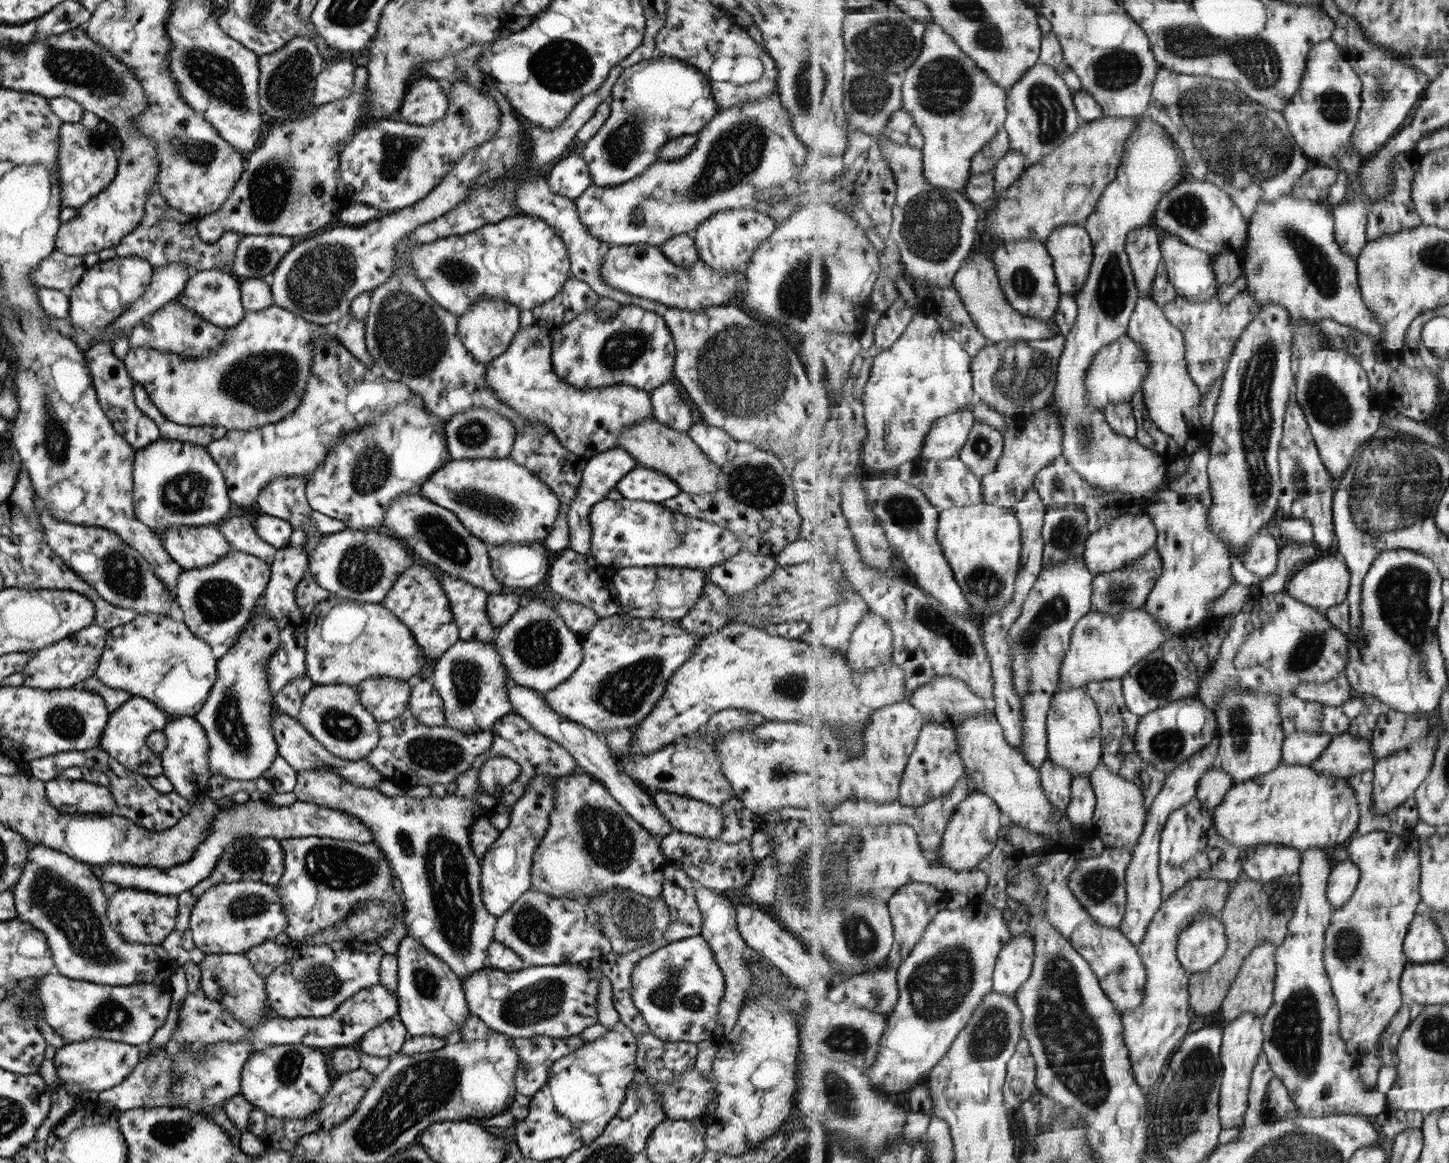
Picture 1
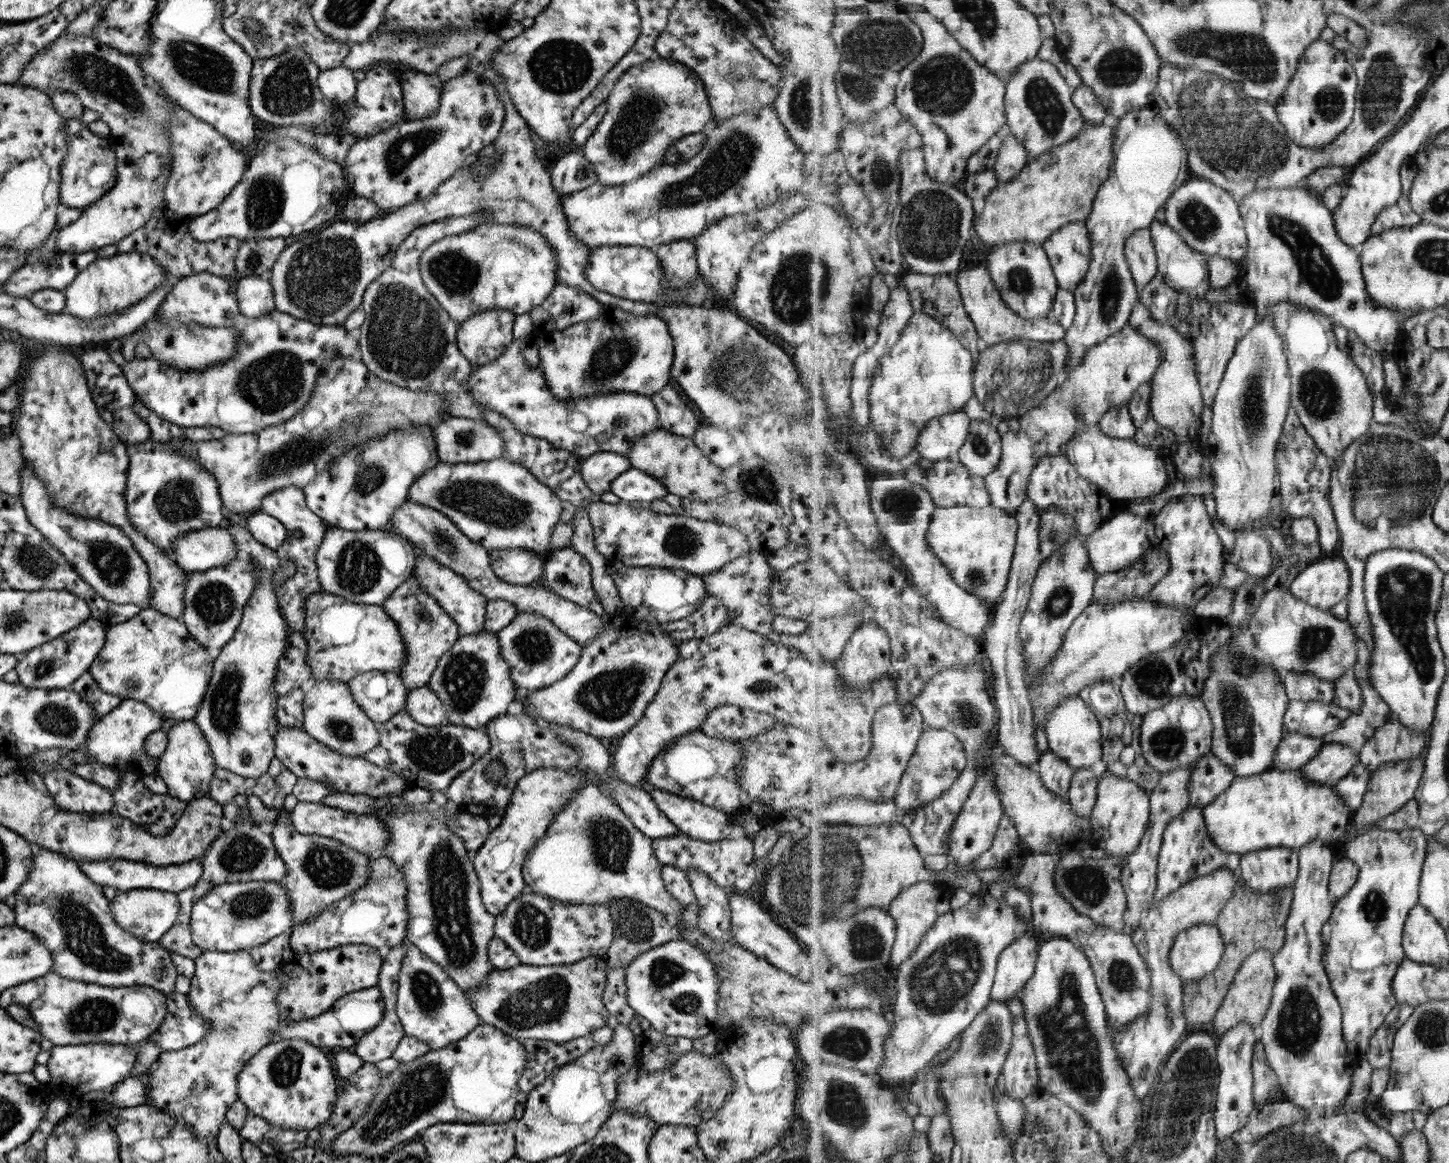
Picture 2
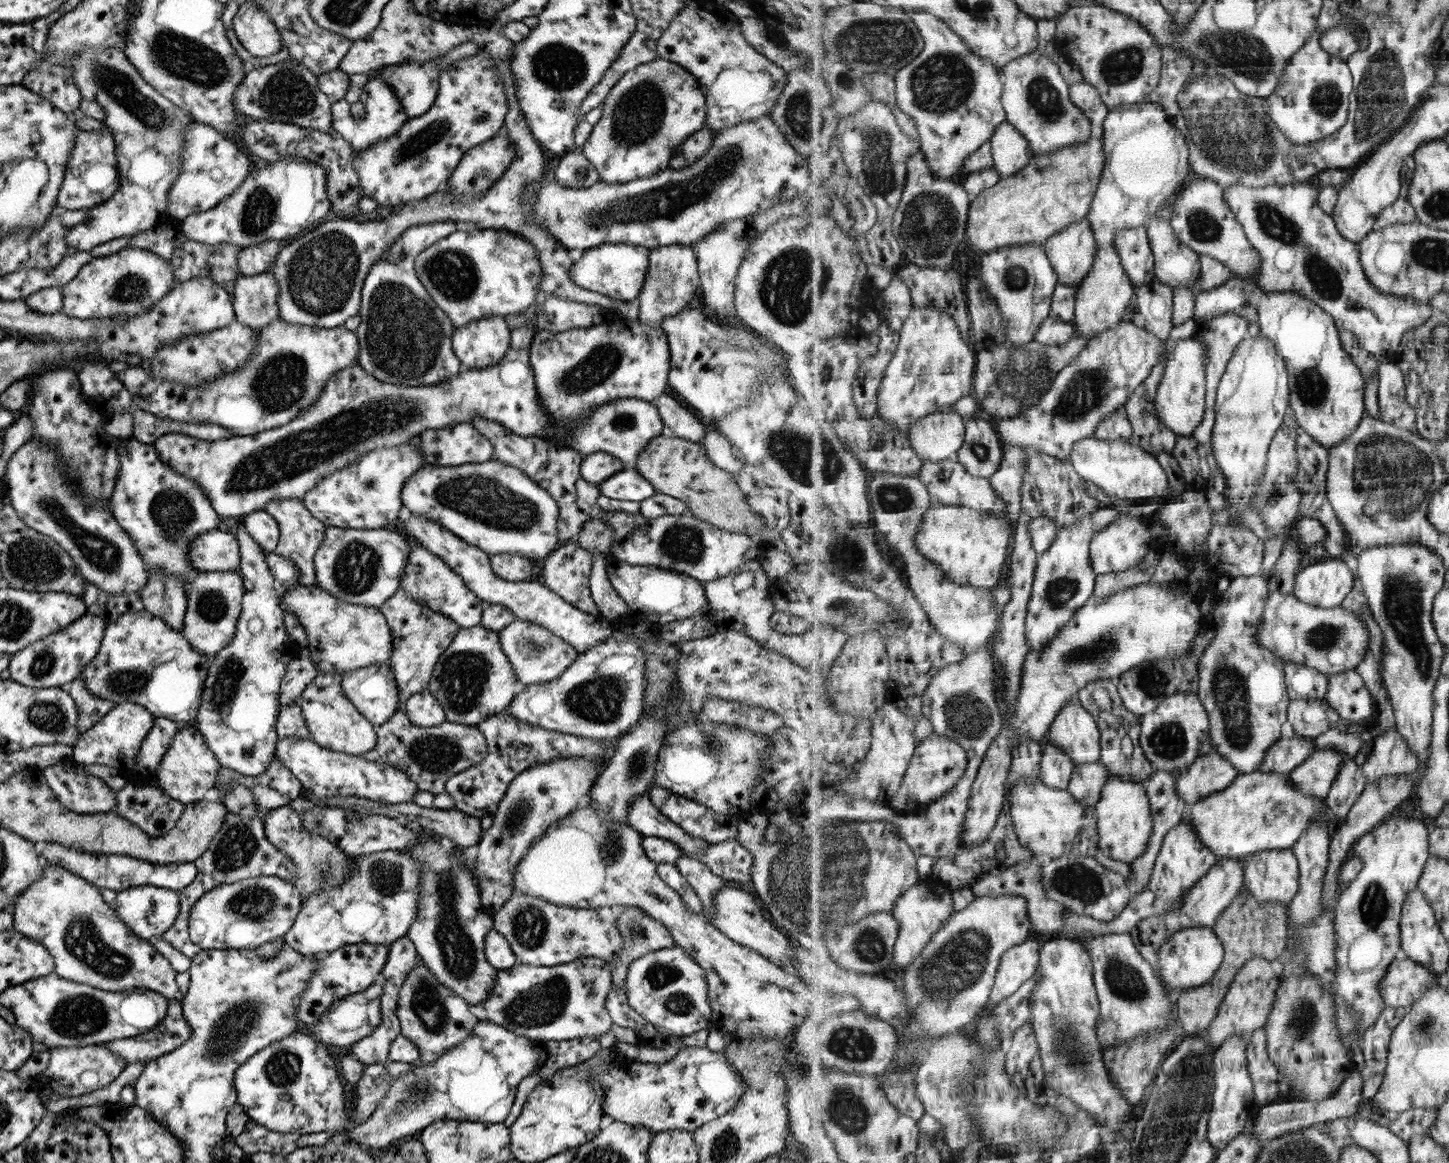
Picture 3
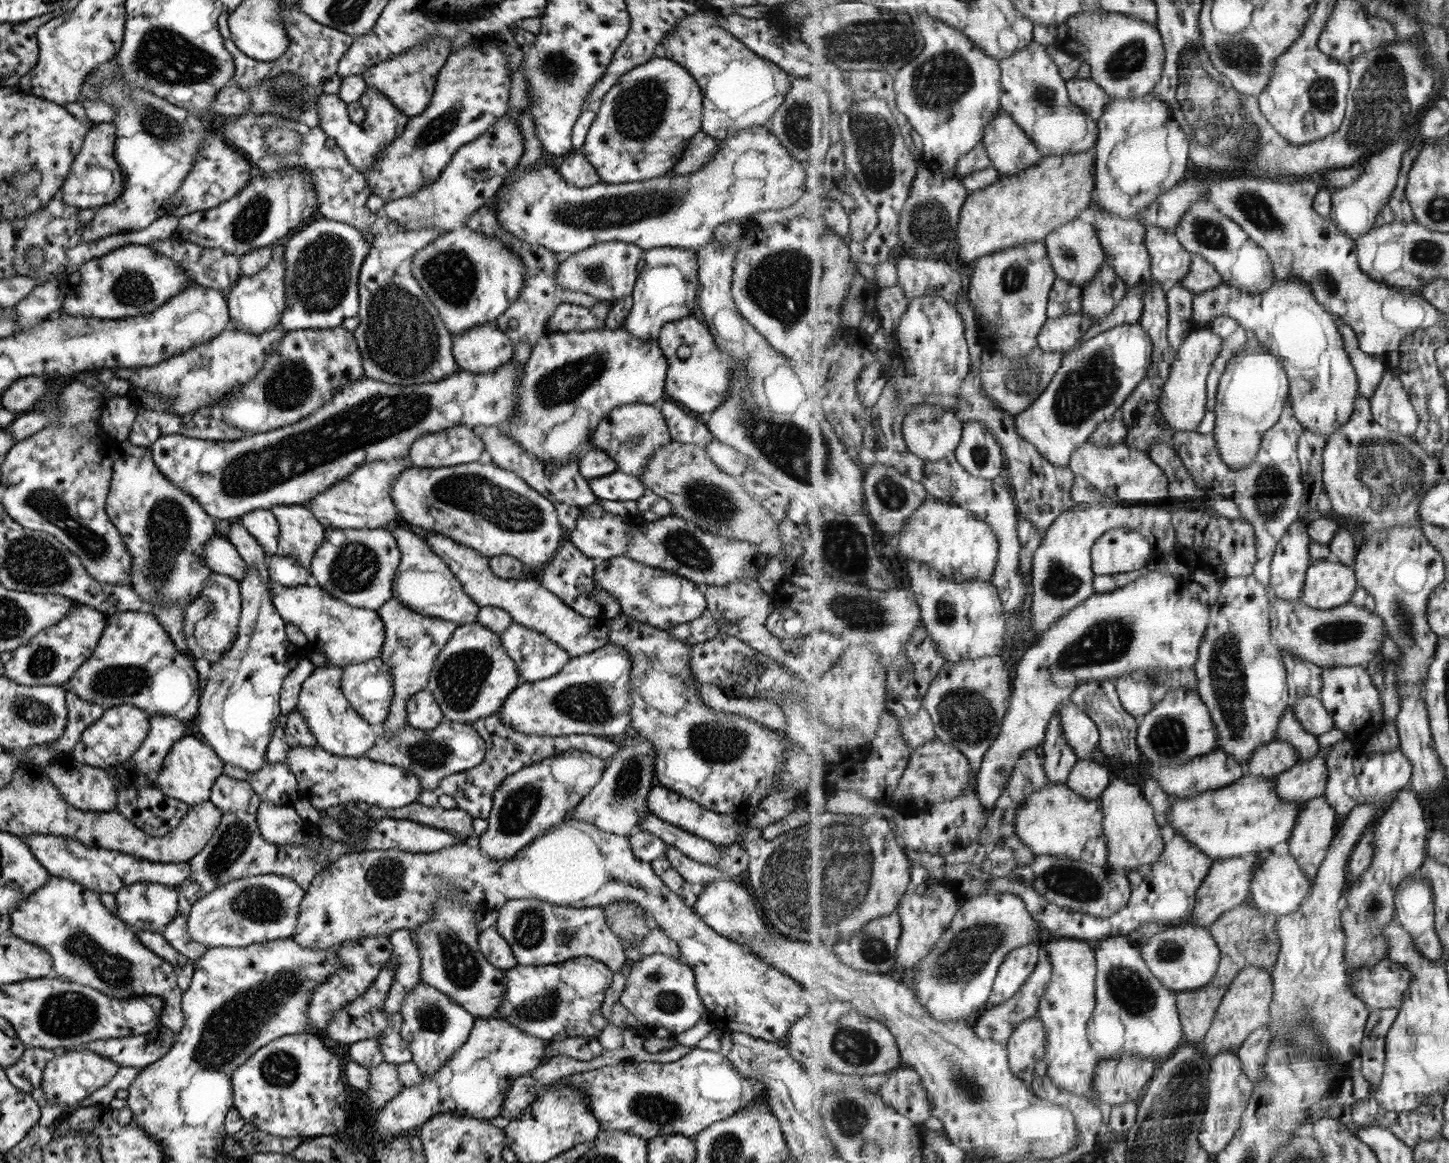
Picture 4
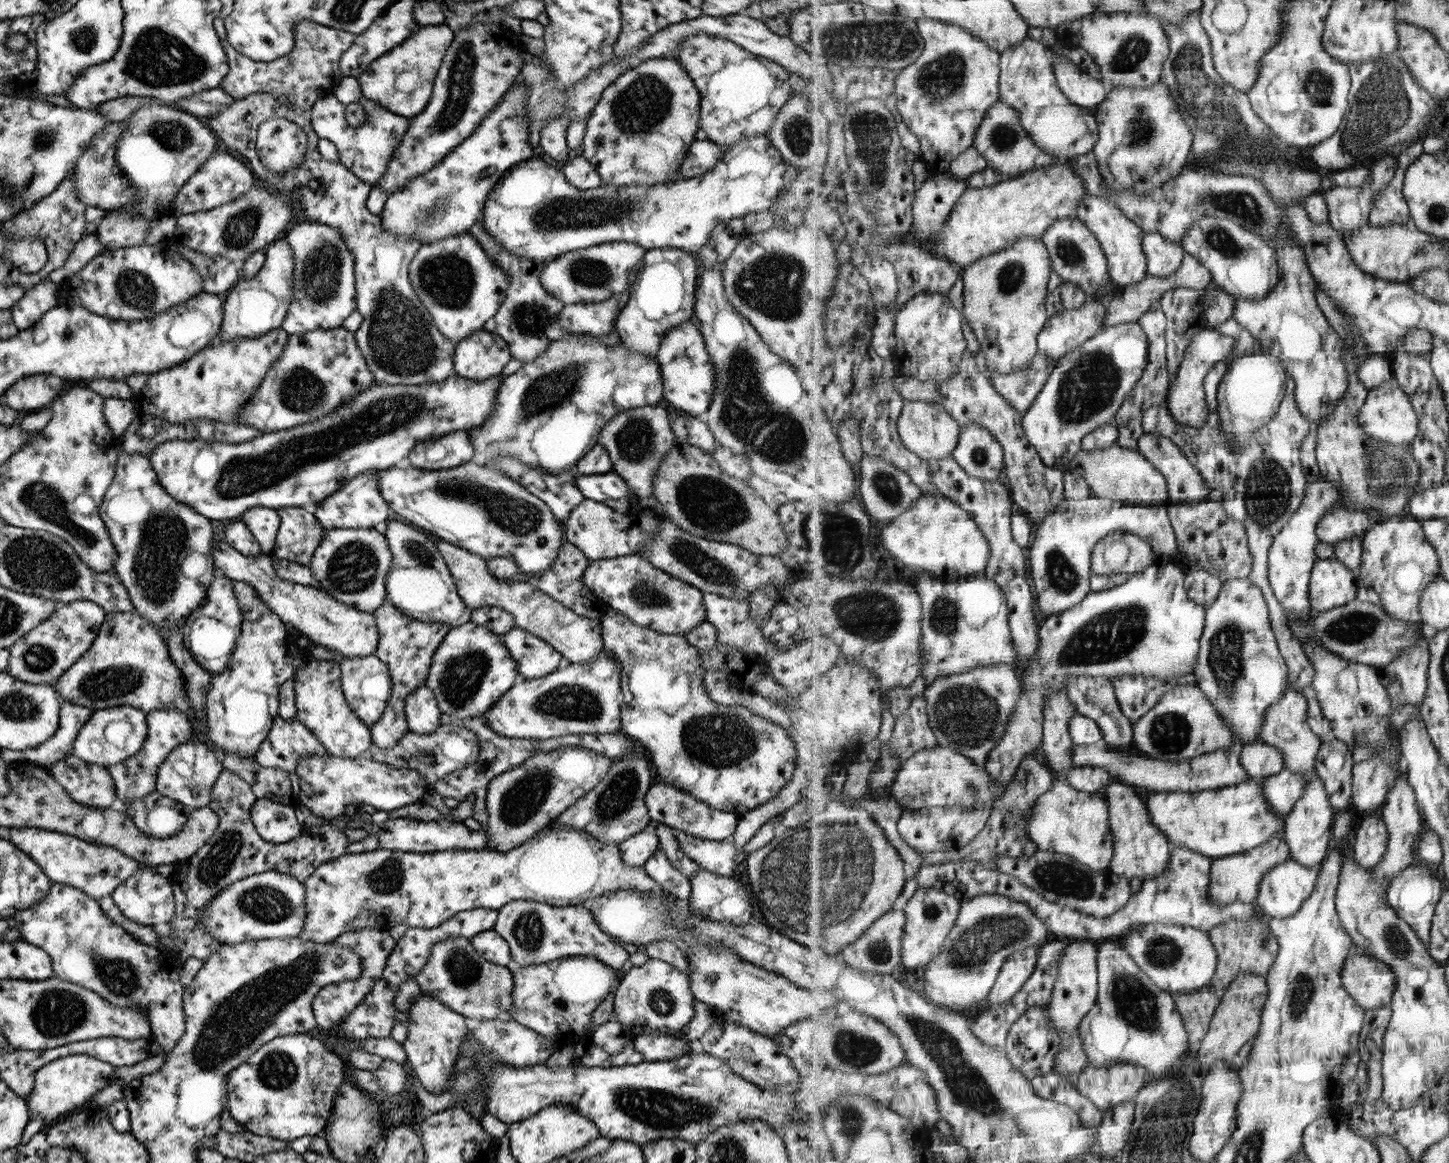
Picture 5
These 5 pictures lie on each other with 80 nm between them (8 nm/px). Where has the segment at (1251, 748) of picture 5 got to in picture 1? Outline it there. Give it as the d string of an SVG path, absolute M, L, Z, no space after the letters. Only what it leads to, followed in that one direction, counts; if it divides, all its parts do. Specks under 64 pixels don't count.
M1288 733L1283 745L1283 764L1312 766L1334 738L1330 733Z

